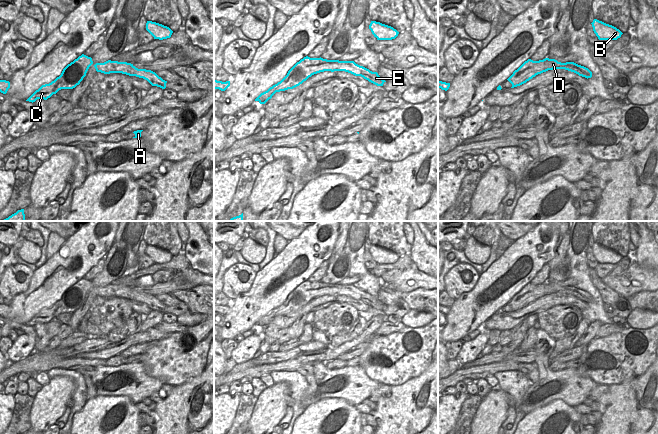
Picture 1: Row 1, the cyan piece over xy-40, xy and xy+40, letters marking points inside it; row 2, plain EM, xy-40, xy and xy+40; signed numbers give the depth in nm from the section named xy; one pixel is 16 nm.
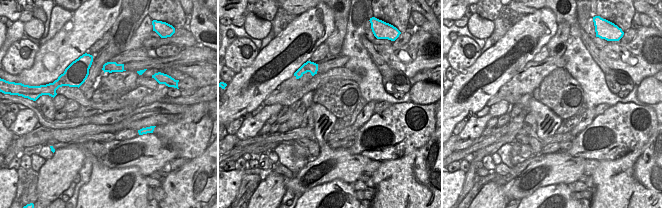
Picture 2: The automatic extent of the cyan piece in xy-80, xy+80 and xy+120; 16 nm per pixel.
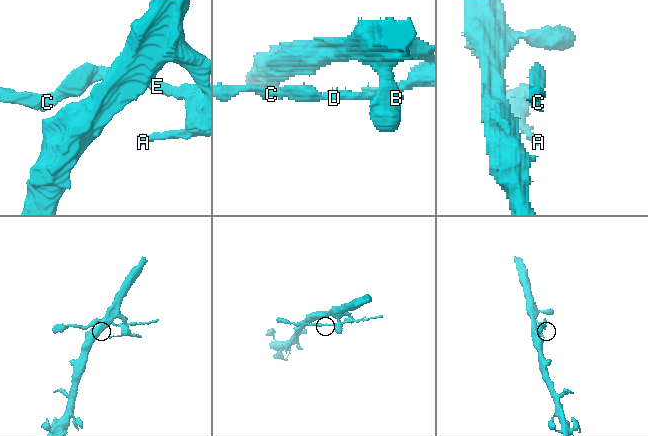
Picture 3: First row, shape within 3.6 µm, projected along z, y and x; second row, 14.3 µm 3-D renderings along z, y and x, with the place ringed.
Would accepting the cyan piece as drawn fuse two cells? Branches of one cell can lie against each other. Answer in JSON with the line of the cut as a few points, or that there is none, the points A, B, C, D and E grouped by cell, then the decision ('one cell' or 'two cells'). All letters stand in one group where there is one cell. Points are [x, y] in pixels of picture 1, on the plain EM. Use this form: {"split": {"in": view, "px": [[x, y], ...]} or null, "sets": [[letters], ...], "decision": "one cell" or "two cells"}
{"split": null, "sets": [["A", "B", "C", "D", "E"]], "decision": "one cell"}

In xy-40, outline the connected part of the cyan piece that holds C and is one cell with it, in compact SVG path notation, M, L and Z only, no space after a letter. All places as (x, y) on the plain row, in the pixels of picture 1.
M82 278L68 288L59 301L49 308L42 309L26 325L33 327L37 323L47 324L61 313L75 312L86 300L86 297L92 288L92 282Z

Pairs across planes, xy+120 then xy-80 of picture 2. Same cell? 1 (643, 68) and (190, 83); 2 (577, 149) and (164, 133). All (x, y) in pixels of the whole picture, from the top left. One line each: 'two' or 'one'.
1: two
2: one

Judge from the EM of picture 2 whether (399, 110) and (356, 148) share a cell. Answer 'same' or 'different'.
same

